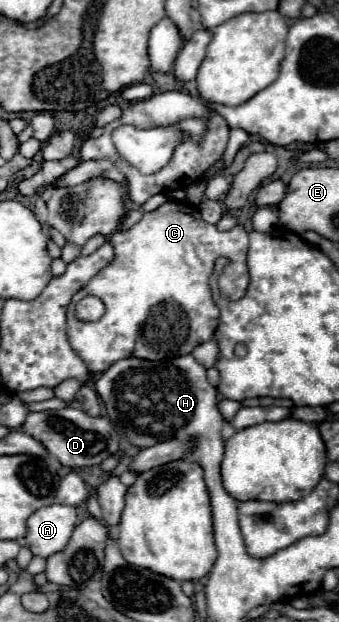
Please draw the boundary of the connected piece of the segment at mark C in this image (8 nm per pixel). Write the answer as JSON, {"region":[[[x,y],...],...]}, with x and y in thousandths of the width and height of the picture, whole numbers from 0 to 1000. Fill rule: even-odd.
{"region":[[[499,323],[463,333],[445,342],[428,342],[422,352],[386,368],[351,368],[322,384],[339,397],[339,416],[304,436],[292,436],[209,484],[198,494],[198,539],[221,568],[251,580],[257,593],[274,600],[316,596],[339,580],[375,574],[410,574],[440,580],[516,577],[534,571],[558,571],[581,555],[617,548],[646,519],[646,497],[622,481],[617,445],[628,439],[634,420],[658,413],[670,416],[723,416],[735,381],[729,371],[699,362],[681,371],[646,371],[634,362],[605,359],[593,349],[546,342],[522,326]],[[257,474],[298,477],[310,487],[310,506],[280,519],[245,519],[221,510],[221,490]]]}

